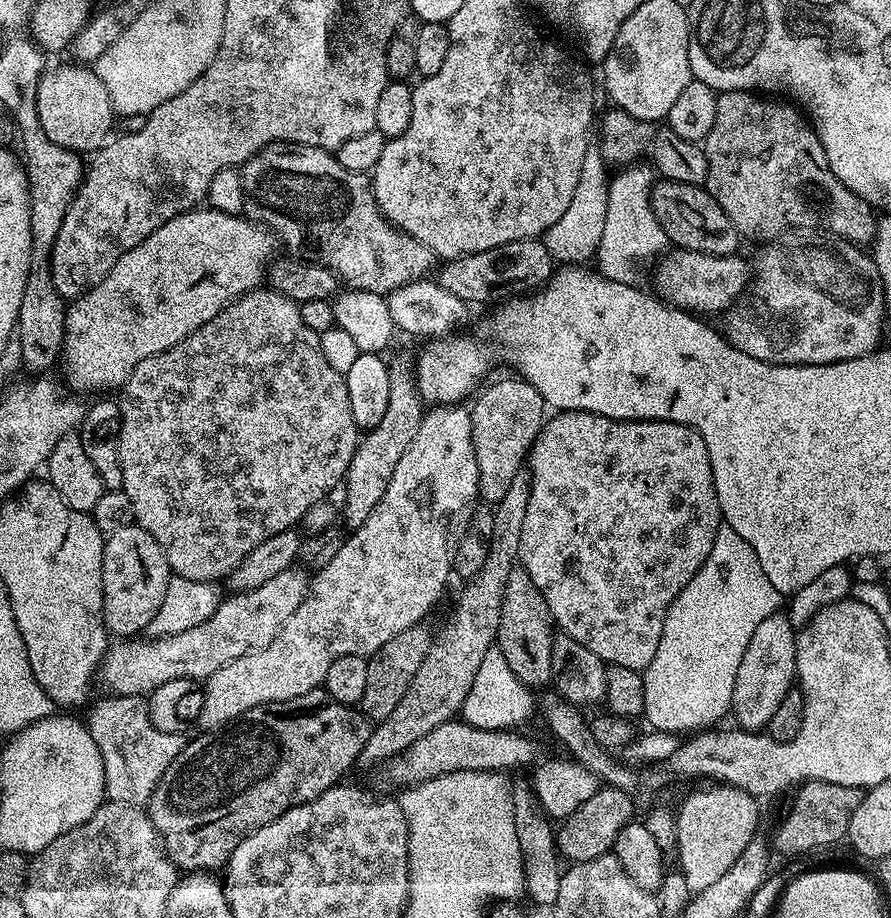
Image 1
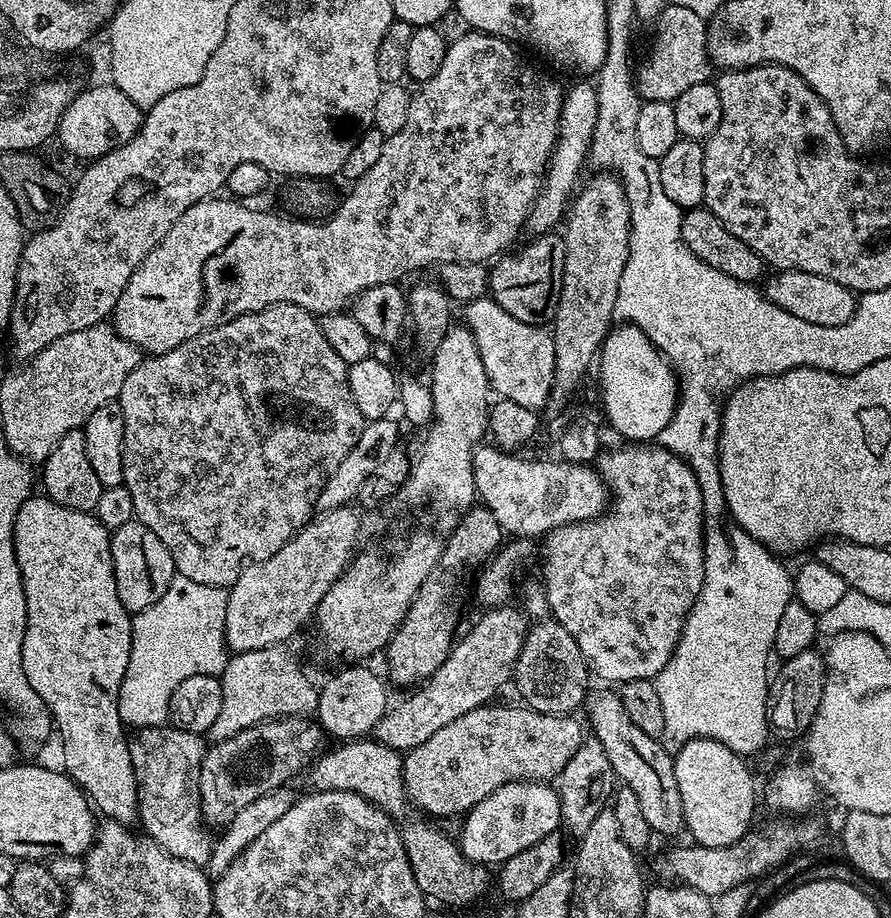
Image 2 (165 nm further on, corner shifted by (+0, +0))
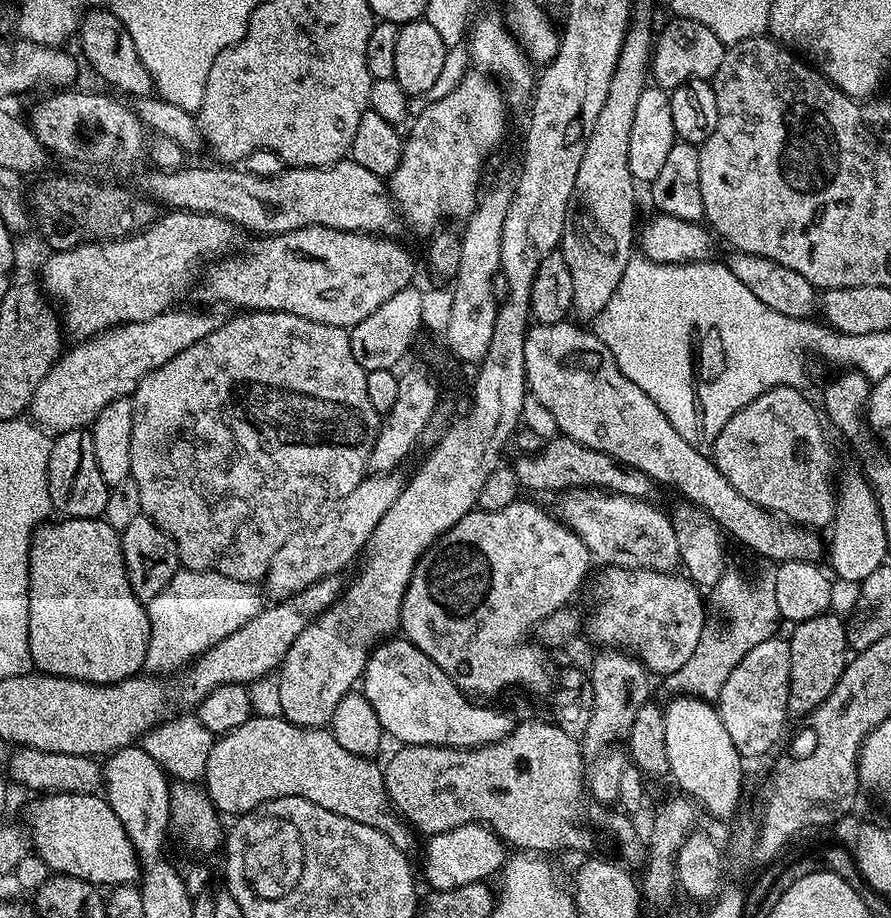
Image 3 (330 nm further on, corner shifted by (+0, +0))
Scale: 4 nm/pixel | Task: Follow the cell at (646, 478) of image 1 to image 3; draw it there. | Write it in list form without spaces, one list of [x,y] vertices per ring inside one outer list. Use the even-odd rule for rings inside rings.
[[[607,566],[599,570],[590,580],[596,605],[586,620],[588,640],[608,650],[631,652],[649,673],[657,672],[660,678],[682,670],[706,631],[701,589],[675,571]]]

